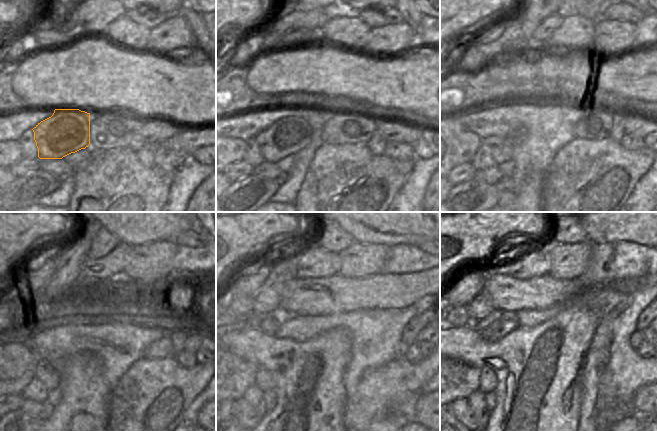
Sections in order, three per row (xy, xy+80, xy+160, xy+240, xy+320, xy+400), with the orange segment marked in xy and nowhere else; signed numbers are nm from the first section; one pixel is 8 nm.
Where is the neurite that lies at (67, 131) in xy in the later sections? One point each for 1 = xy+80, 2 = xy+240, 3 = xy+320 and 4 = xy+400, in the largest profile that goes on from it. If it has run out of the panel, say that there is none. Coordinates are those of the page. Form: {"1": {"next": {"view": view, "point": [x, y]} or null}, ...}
{"1": {"next": {"view": "xy+80", "point": [288, 135]}}, "2": {"next": {"view": "xy+240", "point": [45, 373]}}, "3": {"next": {"view": "xy+320", "point": [264, 379]}}, "4": {"next": {"view": "xy+400", "point": [488, 382]}}}

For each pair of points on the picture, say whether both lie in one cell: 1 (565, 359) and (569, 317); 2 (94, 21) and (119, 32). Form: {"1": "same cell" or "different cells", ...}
{"1": "same cell", "2": "different cells"}

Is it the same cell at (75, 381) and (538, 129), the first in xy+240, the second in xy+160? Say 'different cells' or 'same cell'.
different cells

